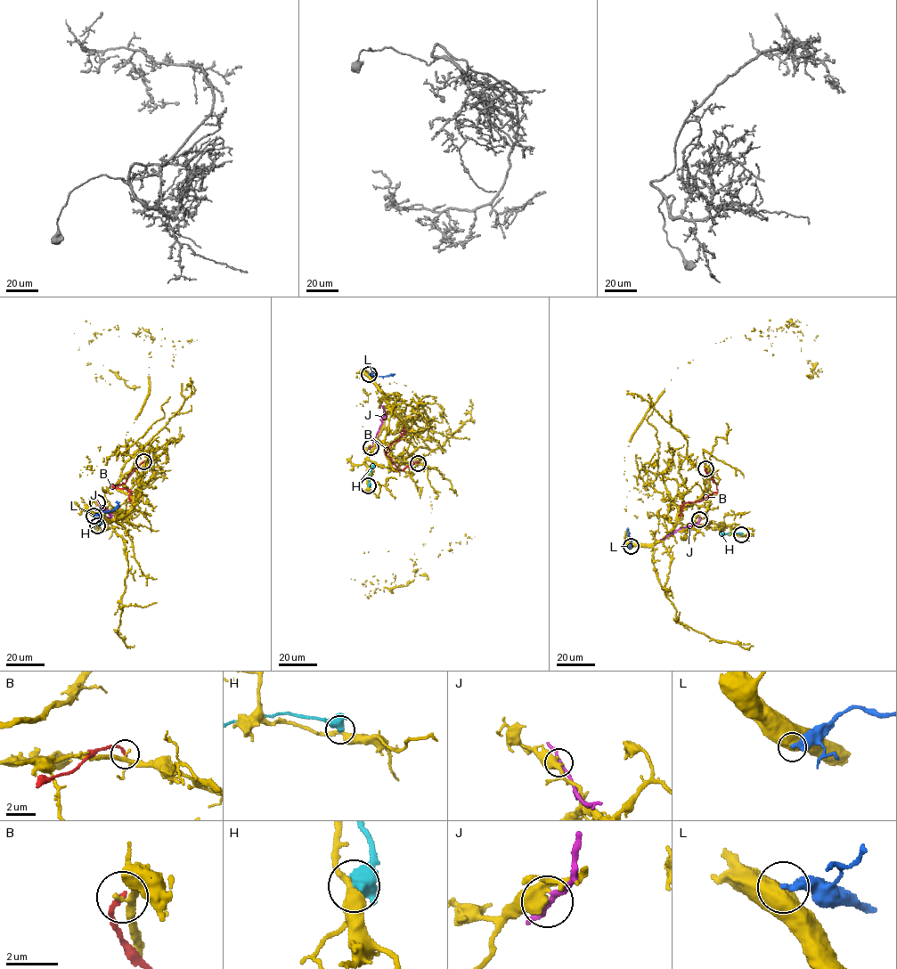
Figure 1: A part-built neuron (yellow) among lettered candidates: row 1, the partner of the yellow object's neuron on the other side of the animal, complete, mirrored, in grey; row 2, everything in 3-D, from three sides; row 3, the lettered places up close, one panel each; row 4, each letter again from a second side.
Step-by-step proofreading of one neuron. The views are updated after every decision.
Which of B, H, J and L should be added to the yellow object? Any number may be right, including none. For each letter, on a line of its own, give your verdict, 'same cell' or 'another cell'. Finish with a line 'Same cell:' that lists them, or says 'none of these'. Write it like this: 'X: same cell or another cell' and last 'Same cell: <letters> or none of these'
B: another cell
H: another cell
J: another cell
L: another cell
Same cell: none of these

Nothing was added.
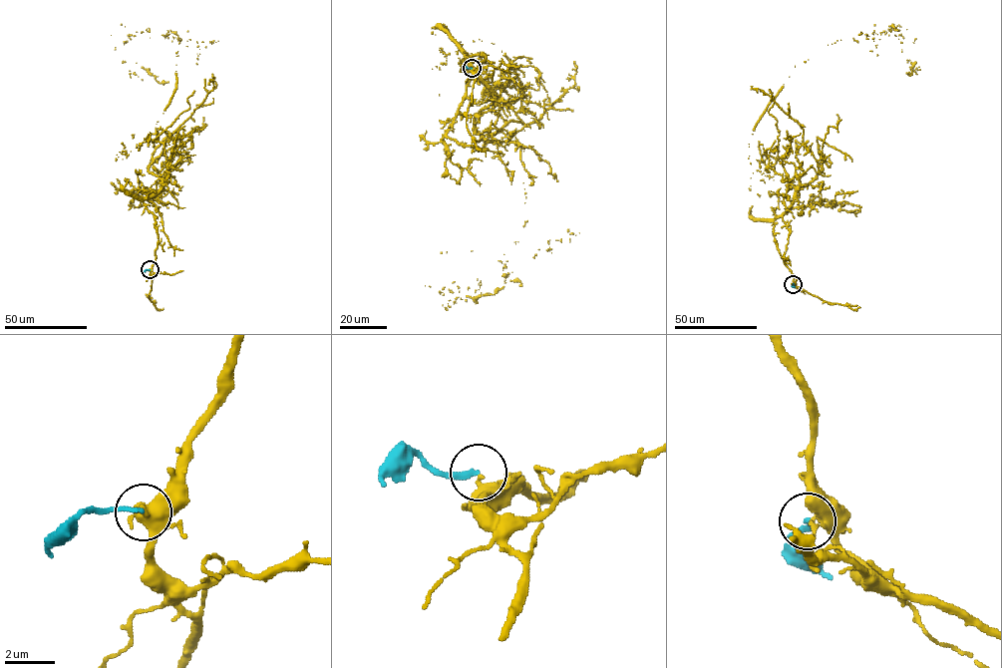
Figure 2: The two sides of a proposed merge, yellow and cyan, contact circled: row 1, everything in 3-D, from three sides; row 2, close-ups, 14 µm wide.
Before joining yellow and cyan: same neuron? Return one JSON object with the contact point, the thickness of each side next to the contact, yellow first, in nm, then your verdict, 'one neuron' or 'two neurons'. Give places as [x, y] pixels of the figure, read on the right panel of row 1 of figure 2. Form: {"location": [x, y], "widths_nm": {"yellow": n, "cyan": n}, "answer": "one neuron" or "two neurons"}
{"location": [793, 284], "widths_nm": {"yellow": 380, "cyan": 170}, "answer": "two neurons"}

